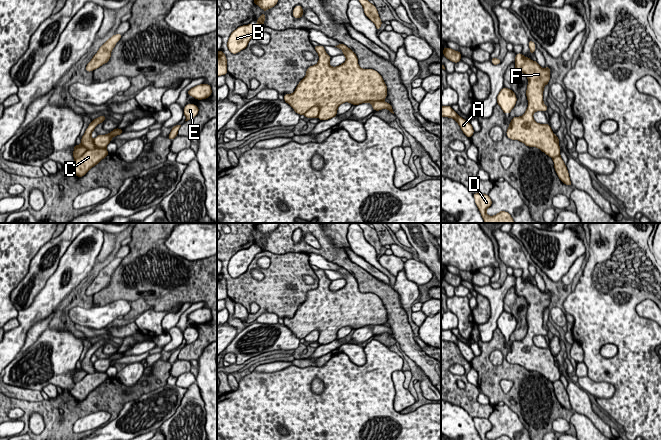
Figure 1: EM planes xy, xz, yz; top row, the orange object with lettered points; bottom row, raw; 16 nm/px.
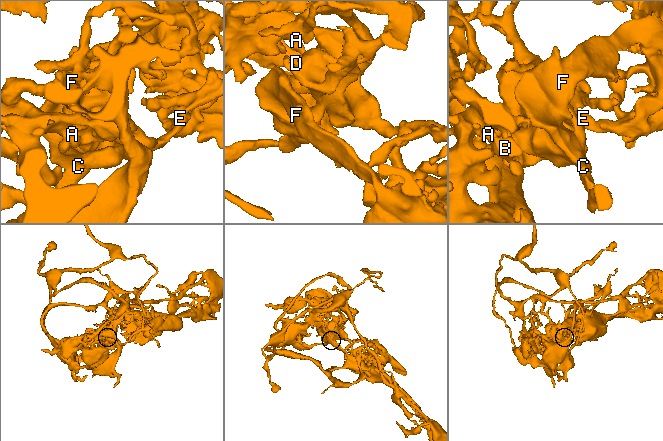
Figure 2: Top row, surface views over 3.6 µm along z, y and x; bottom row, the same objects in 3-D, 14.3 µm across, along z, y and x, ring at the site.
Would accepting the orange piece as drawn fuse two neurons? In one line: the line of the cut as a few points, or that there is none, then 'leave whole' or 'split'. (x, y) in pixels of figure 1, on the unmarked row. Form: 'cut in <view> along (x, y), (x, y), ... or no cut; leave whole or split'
no cut; leave whole

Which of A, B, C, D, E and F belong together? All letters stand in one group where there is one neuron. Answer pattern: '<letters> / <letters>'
A B C D E F

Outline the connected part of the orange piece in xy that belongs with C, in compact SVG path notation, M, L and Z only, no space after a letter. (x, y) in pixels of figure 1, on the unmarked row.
M100 340L91 345L84 359L81 362L81 369L74 370L73 381L75 386L70 390L70 394L77 400L83 401L102 383L106 382L109 376L106 374L107 369L114 360L123 357L123 353L116 352L108 358L97 359L95 363L91 361L95 351L102 347L106 340Z

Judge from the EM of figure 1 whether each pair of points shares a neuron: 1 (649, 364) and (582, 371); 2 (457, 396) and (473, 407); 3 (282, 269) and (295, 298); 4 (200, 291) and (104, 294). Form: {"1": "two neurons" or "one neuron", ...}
{"1": "two neurons", "2": "one neuron", "3": "one neuron", "4": "one neuron"}

